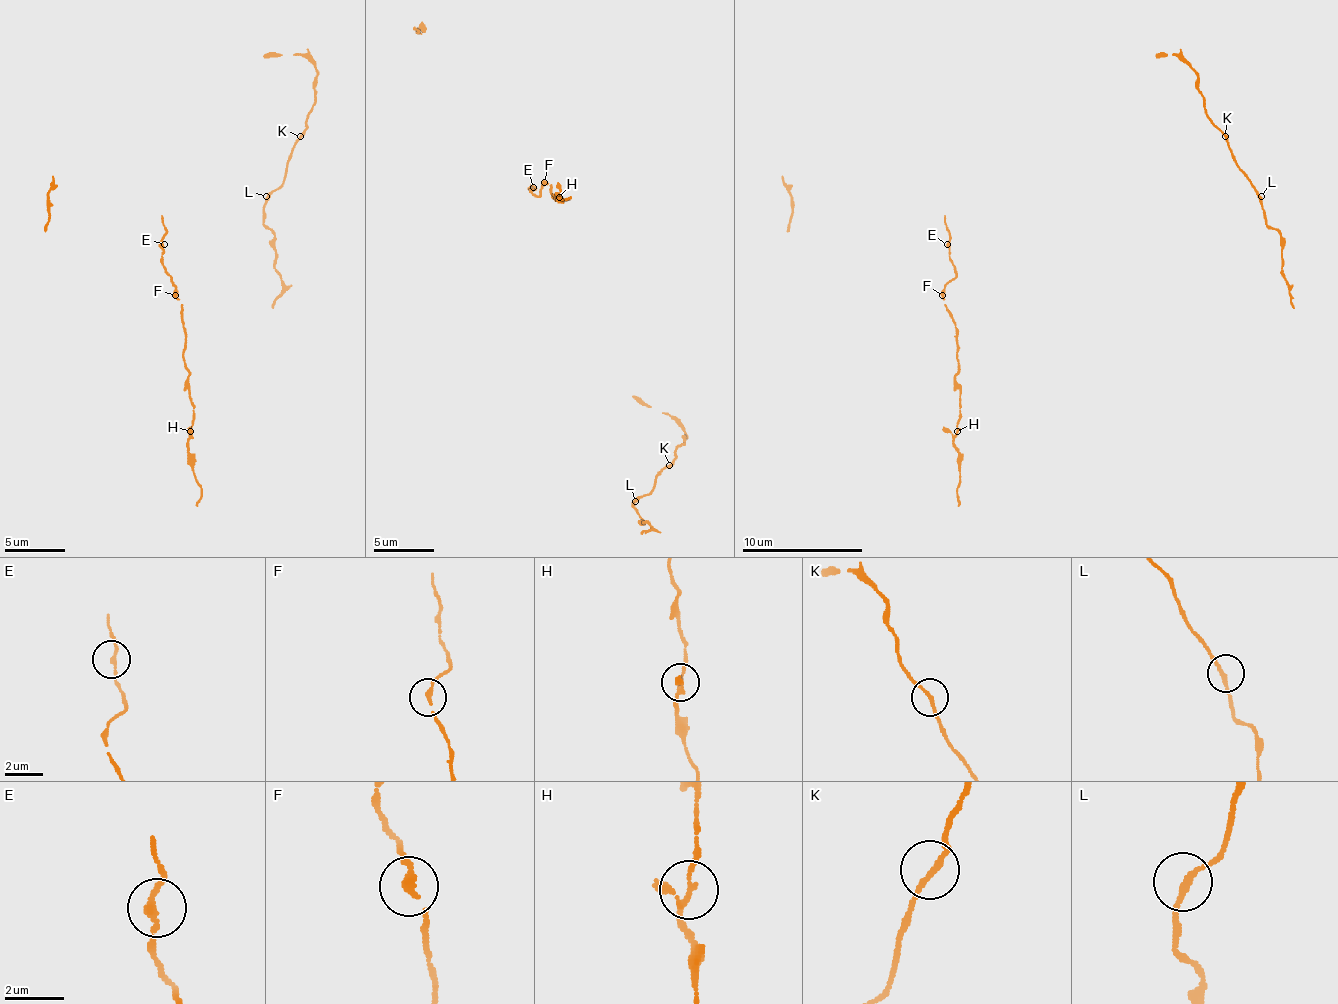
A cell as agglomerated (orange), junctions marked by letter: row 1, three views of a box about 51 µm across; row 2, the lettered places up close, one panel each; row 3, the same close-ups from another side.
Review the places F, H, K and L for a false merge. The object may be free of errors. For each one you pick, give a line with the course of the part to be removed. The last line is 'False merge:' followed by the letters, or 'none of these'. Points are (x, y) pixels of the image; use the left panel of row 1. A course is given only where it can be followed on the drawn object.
False merge: none of these

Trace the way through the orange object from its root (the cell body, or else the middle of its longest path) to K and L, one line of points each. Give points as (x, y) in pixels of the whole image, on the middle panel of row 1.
K: (632, 395), (663, 413), (669, 413), (684, 429), (684, 444), (675, 450), (675, 459), (669, 465)
L: (632, 395), (669, 413), (684, 429), (684, 444), (675, 450), (675, 459), (656, 477), (653, 489), (635, 501)

